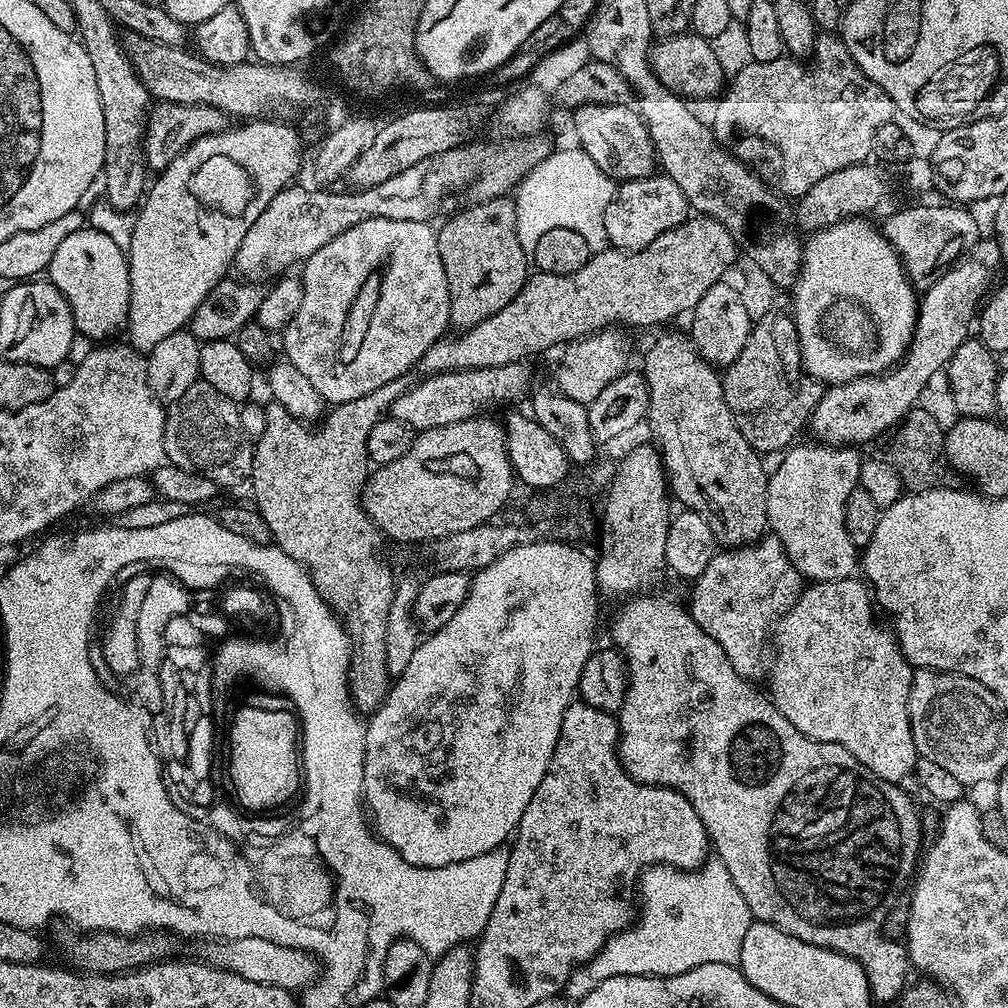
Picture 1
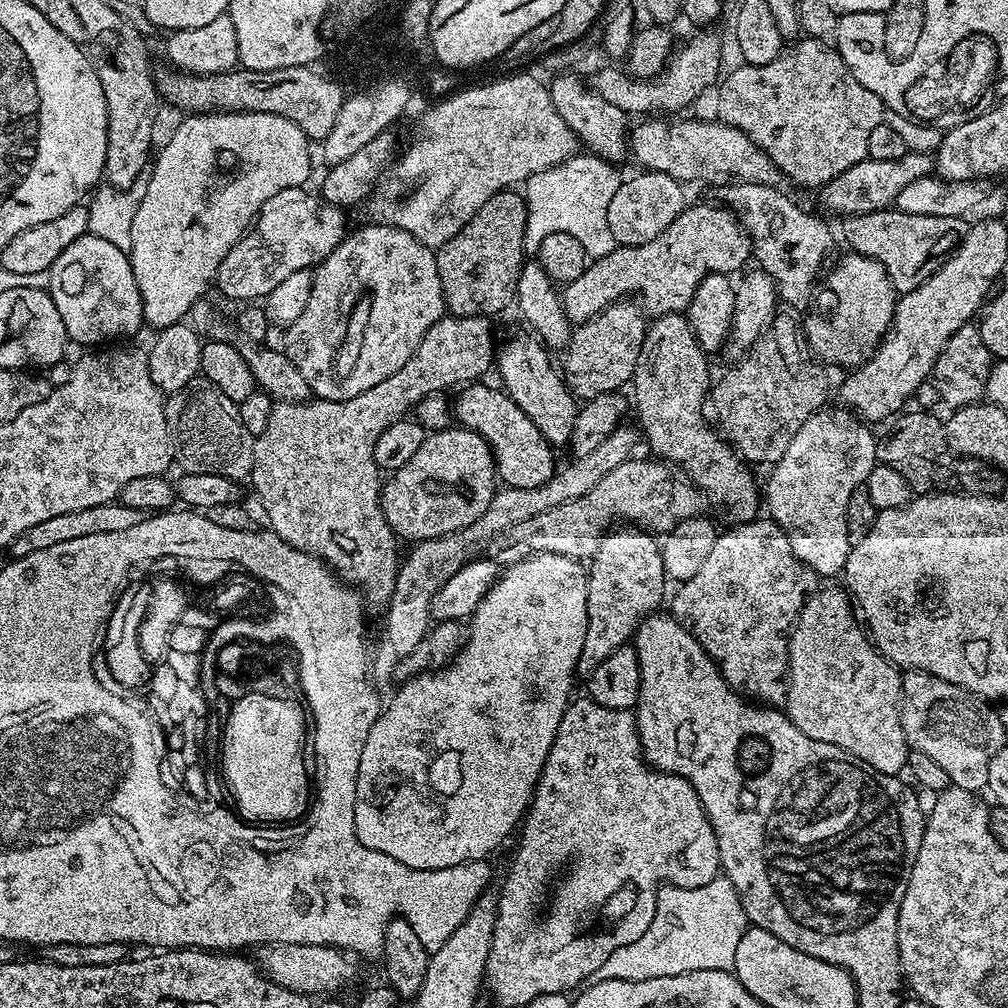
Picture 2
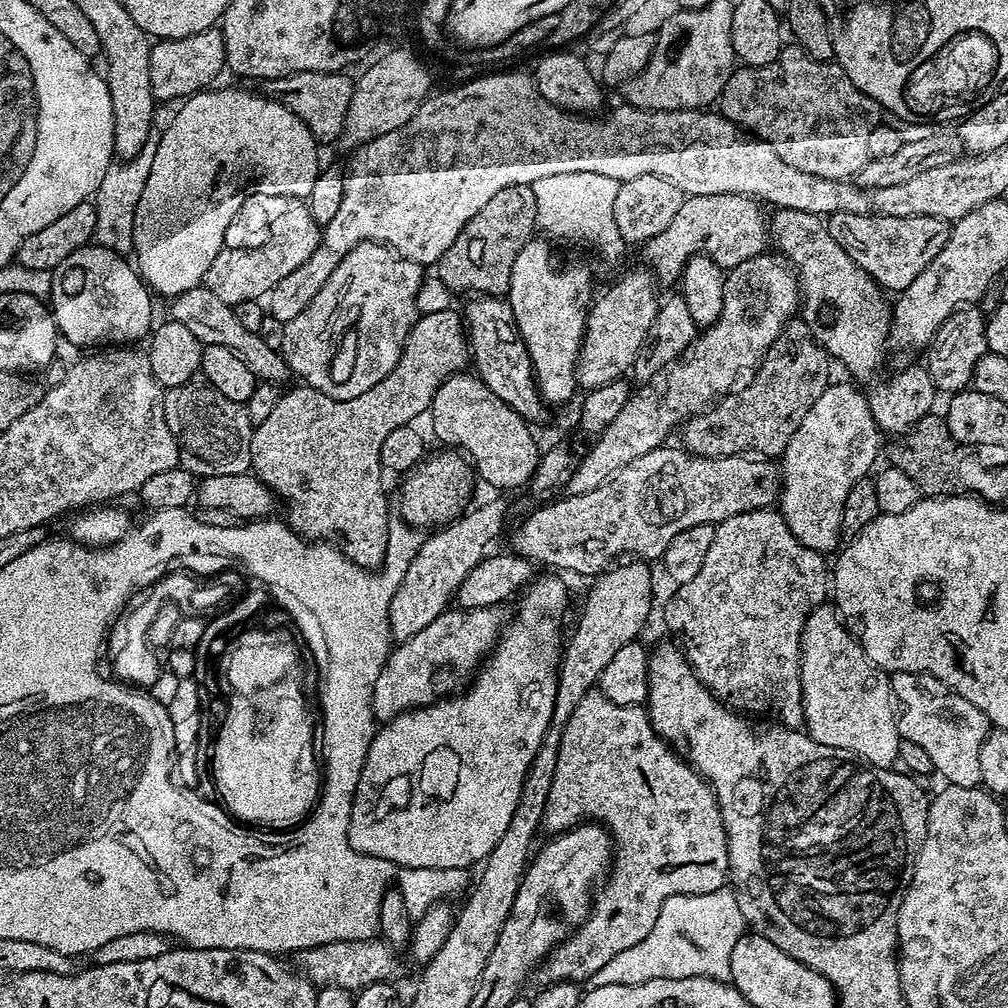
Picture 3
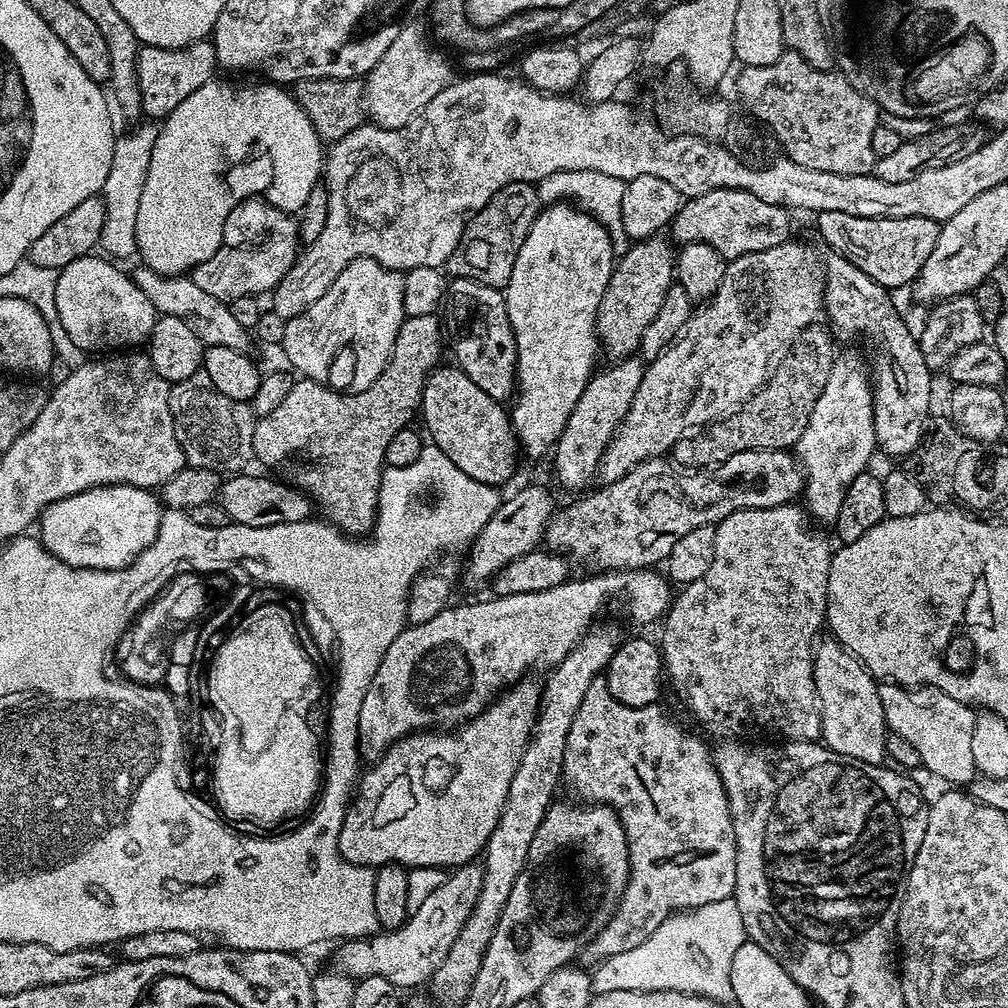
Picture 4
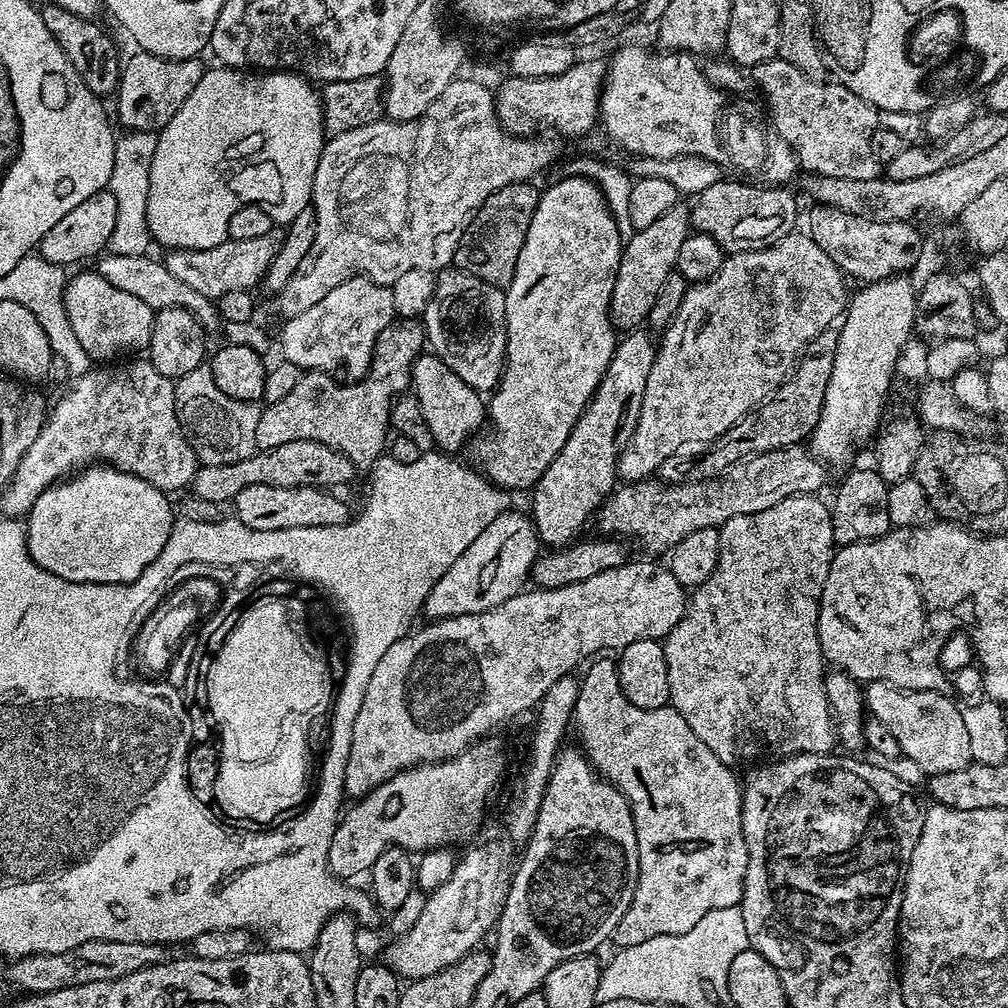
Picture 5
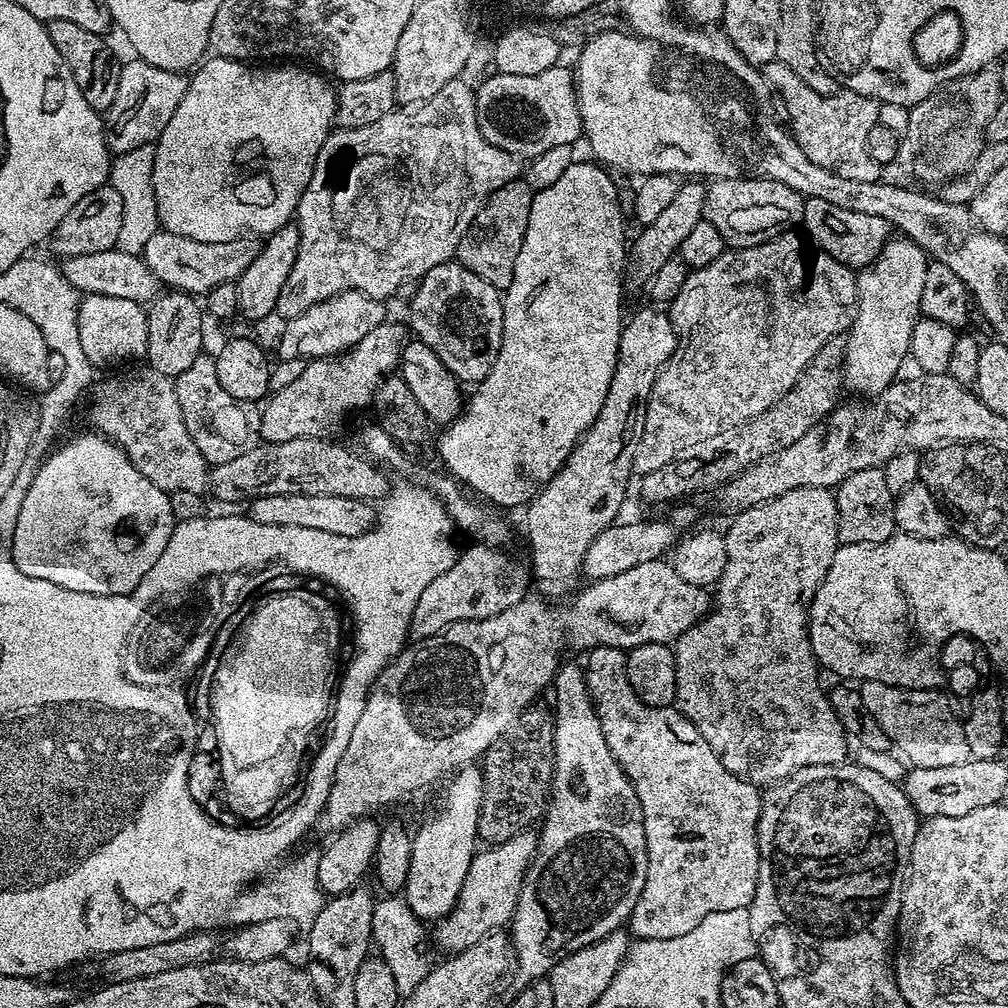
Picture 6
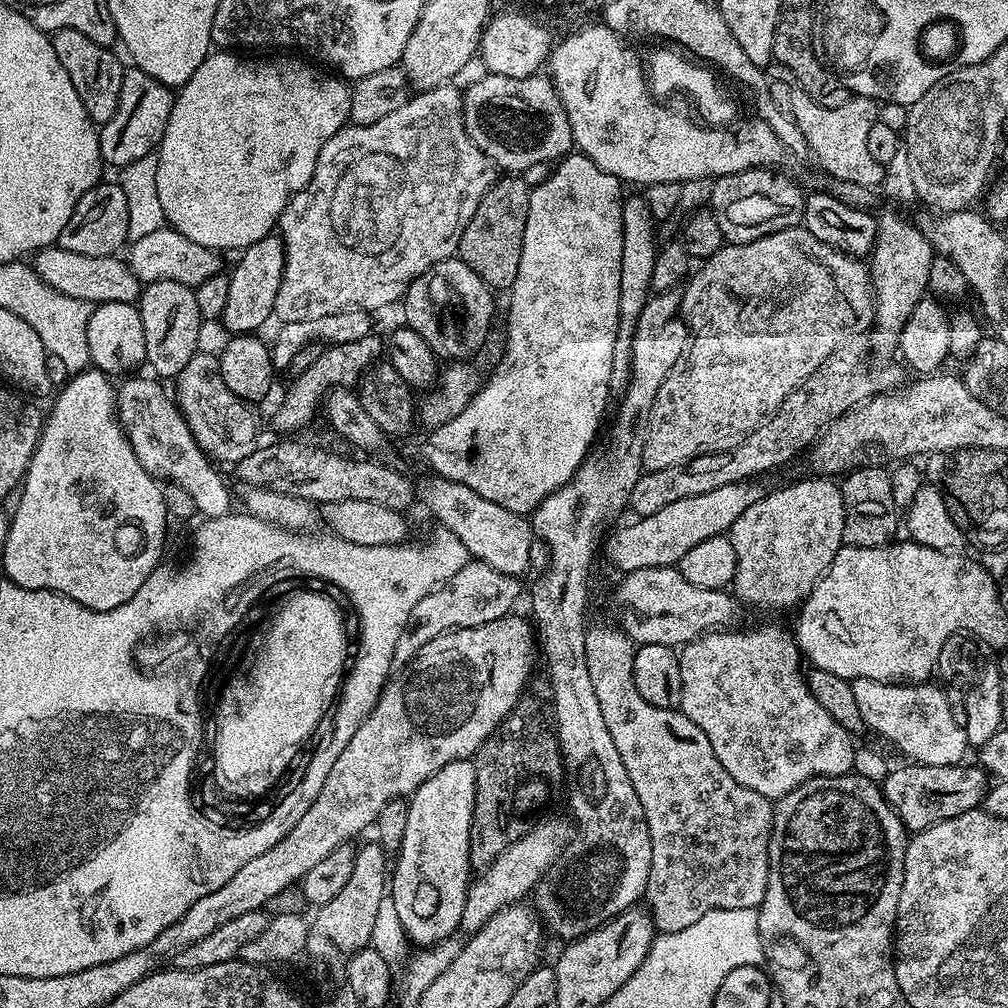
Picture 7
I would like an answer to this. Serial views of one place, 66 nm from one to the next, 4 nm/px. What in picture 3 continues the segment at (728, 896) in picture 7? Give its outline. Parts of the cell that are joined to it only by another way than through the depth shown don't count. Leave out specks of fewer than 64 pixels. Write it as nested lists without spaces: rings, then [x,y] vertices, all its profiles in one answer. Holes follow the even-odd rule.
[[[589,694],[582,698],[582,702],[578,702],[574,714],[570,714],[570,718],[560,729],[558,762],[554,766],[554,782],[550,782],[550,792],[546,794],[542,828],[543,831],[548,831],[548,834],[559,834],[568,832],[585,822],[595,822],[608,829],[614,845],[614,859],[607,877],[607,880],[609,879],[607,884],[601,890],[599,887],[595,893],[589,917],[580,924],[580,927],[568,939],[563,940],[558,947],[553,948],[538,968],[539,974],[545,976],[543,979],[553,984],[563,980],[569,982],[588,981],[594,974],[598,974],[598,970],[602,970],[602,966],[606,966],[606,962],[610,962],[610,958],[614,958],[614,954],[622,954],[622,950],[628,950],[630,946],[638,946],[638,942],[642,942],[642,938],[646,938],[646,934],[650,934],[650,930],[654,930],[654,926],[658,922],[658,914],[664,908],[666,898],[717,892],[719,888],[725,887],[730,876],[728,871],[728,835],[724,829],[716,796],[712,793],[712,788],[700,777],[700,773],[683,756],[678,756],[673,748],[668,747],[660,739],[660,735],[652,728],[647,707],[638,704],[618,706],[614,702],[610,702],[610,698],[599,694]]]

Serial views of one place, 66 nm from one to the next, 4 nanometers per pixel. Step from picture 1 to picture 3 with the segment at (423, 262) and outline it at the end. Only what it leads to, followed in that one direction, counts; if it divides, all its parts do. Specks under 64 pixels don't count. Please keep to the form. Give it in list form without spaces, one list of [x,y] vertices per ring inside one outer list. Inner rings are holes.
[[[367,240],[354,246],[338,266],[334,266],[330,278],[326,278],[322,290],[314,294],[310,306],[306,306],[298,318],[283,325],[284,337],[278,348],[288,364],[289,373],[293,377],[301,376],[307,387],[329,396],[332,384],[328,384],[328,352],[332,352],[332,344],[336,344],[340,328],[356,320],[356,312],[360,312],[360,332],[364,332],[364,336],[360,336],[360,348],[365,351],[365,356],[376,356],[376,360],[384,360],[384,356],[388,356],[388,360],[397,363],[400,356],[392,356],[392,352],[396,352],[396,336],[400,336],[400,328],[396,328],[396,320],[380,320],[380,316],[418,319],[416,295],[424,280],[420,272],[423,272],[421,265],[398,255],[385,244]]]

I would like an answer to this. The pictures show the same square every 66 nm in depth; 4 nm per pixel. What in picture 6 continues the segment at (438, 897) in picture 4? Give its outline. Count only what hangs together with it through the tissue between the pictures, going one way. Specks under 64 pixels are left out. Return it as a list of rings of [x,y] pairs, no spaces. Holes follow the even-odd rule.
[[[525,830],[514,834],[514,838],[506,838],[506,842],[477,851],[472,857],[455,908],[450,909],[443,920],[435,925],[436,944],[444,954],[466,950],[474,946],[474,942],[493,935],[497,930],[503,929],[500,928],[503,924],[505,927],[511,921],[522,882],[536,853],[537,839],[535,831]]]

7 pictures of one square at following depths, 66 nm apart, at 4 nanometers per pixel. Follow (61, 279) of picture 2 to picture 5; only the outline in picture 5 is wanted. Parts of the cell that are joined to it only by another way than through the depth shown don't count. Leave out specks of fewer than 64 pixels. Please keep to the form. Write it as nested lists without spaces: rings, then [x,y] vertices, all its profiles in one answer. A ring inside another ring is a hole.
[[[82,272],[71,277],[65,283],[64,301],[70,326],[93,361],[106,362],[121,357],[118,355],[126,351],[147,349],[155,311],[132,294],[113,287],[98,272]]]

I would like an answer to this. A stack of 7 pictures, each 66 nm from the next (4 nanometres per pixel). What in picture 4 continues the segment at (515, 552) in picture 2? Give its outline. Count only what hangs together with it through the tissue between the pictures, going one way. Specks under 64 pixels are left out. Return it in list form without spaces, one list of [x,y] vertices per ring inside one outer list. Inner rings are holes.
[[[782,448],[739,452],[726,458],[724,464],[687,471],[675,472],[668,458],[647,460],[630,470],[626,478],[618,478],[618,482],[597,487],[597,492],[589,491],[584,494],[589,496],[566,505],[561,512],[560,509],[553,511],[552,519],[544,525],[543,543],[548,551],[567,554],[573,561],[576,559],[578,563],[585,564],[588,570],[596,574],[609,570],[652,568],[663,565],[670,550],[674,550],[674,542],[690,534],[690,530],[698,530],[698,526],[707,524],[715,526],[738,510],[791,504],[804,491],[804,473],[795,455]]]

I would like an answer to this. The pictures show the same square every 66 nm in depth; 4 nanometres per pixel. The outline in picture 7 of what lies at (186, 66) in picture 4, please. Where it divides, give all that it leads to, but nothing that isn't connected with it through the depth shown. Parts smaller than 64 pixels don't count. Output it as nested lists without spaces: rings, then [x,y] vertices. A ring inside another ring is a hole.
[[[129,67],[124,73],[118,110],[114,118],[110,118],[110,122],[106,122],[99,129],[101,161],[105,165],[113,164],[114,169],[121,170],[138,158],[155,153],[164,136],[173,99],[173,89],[150,78],[141,68]]]

